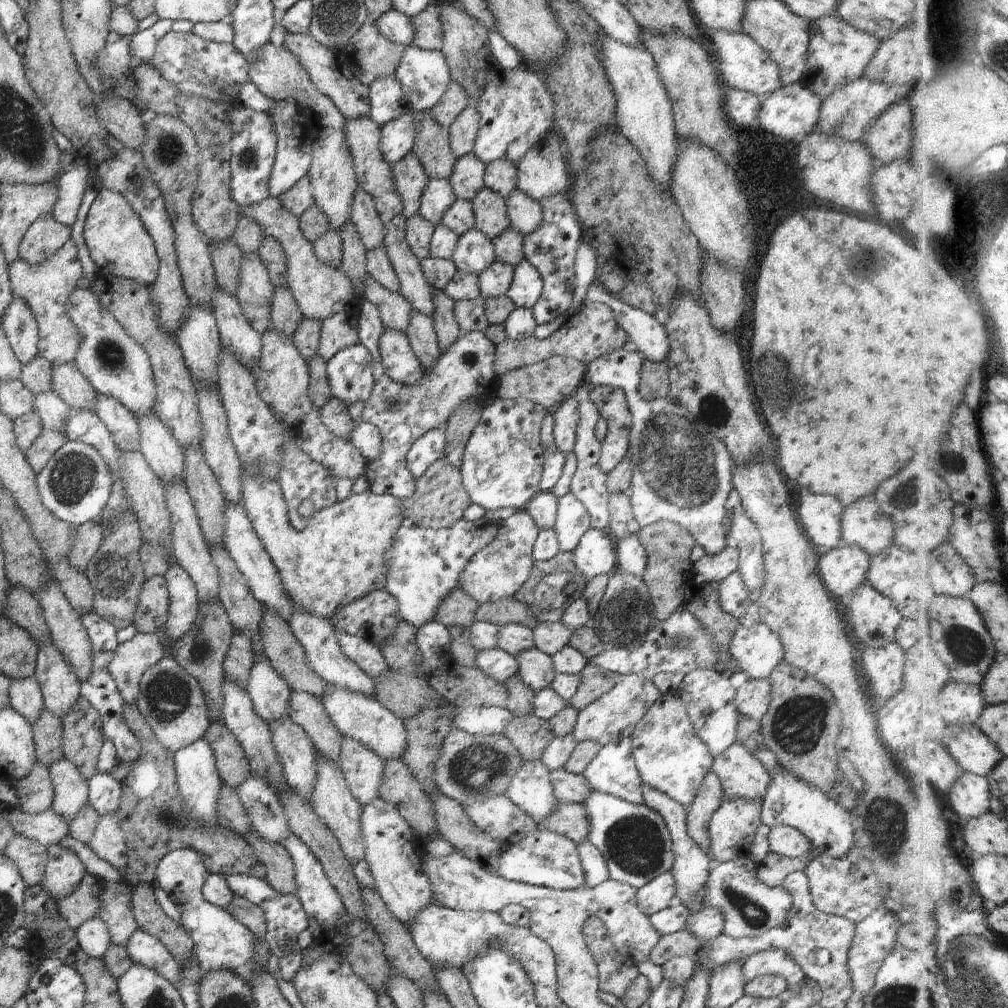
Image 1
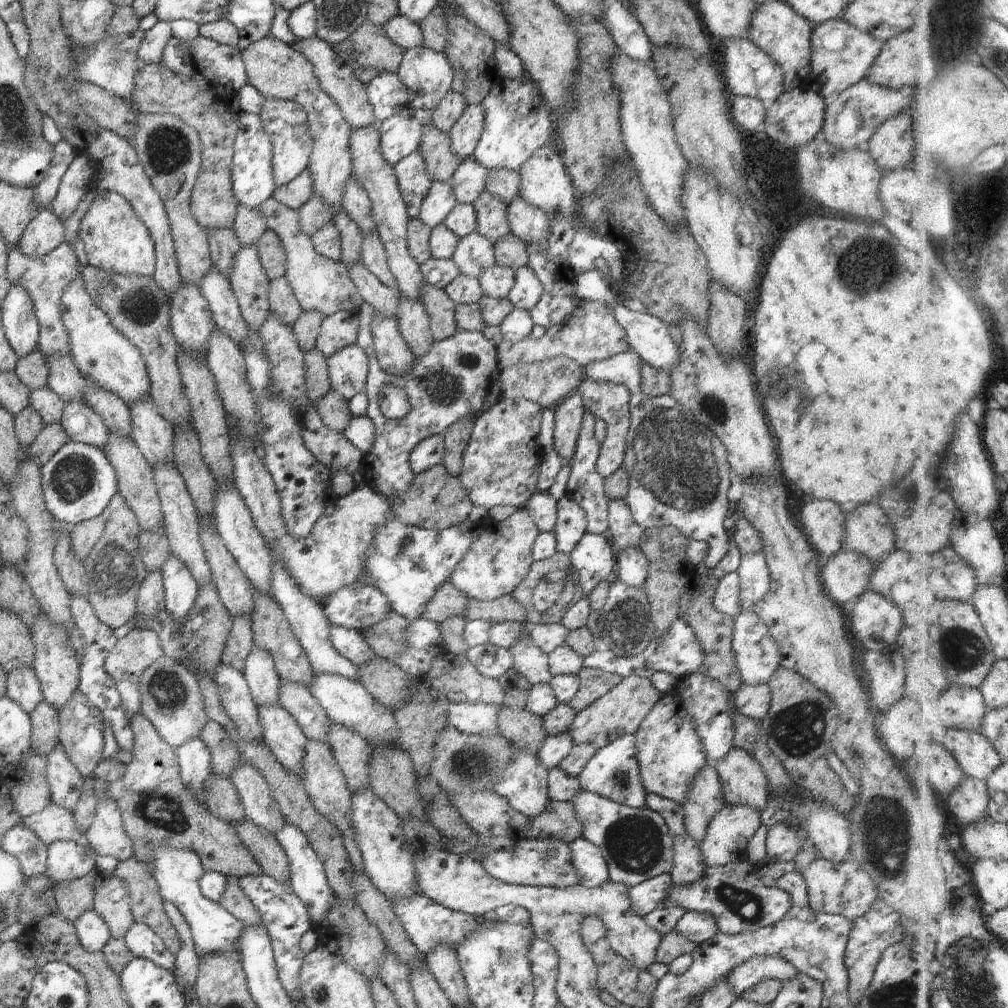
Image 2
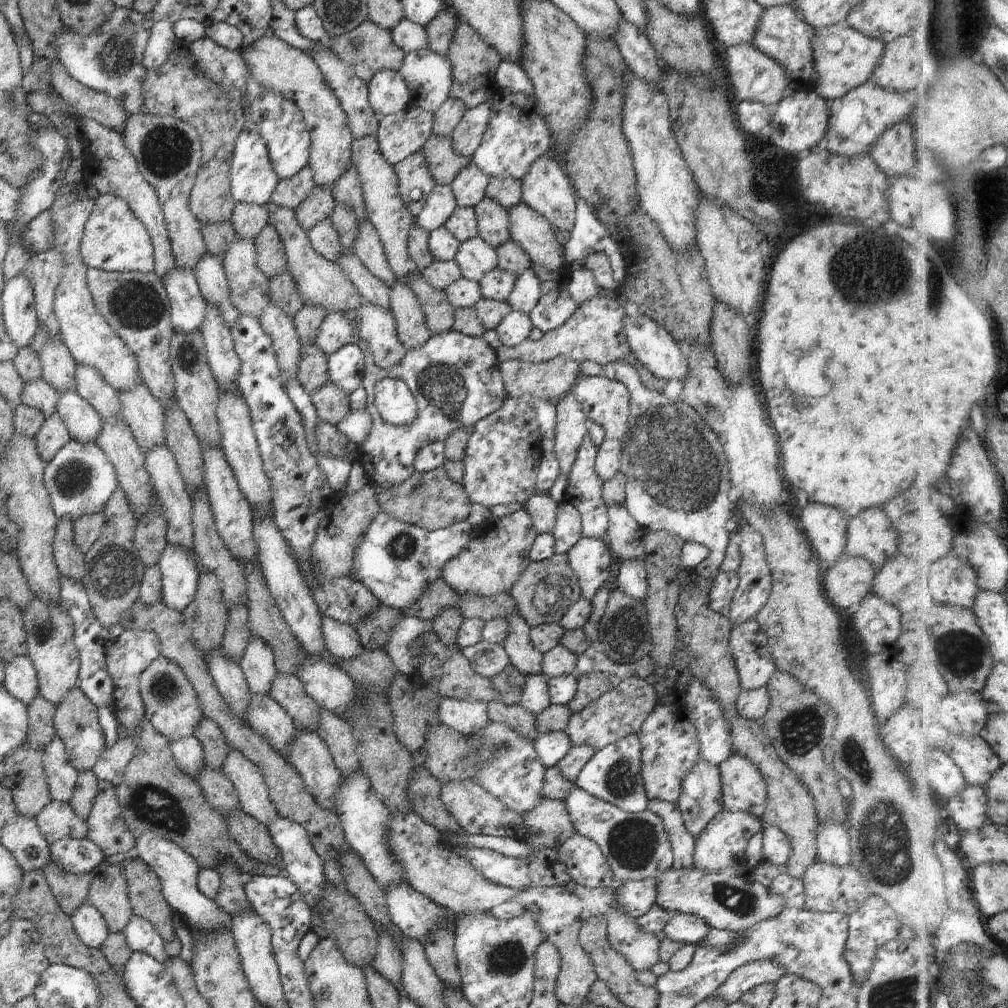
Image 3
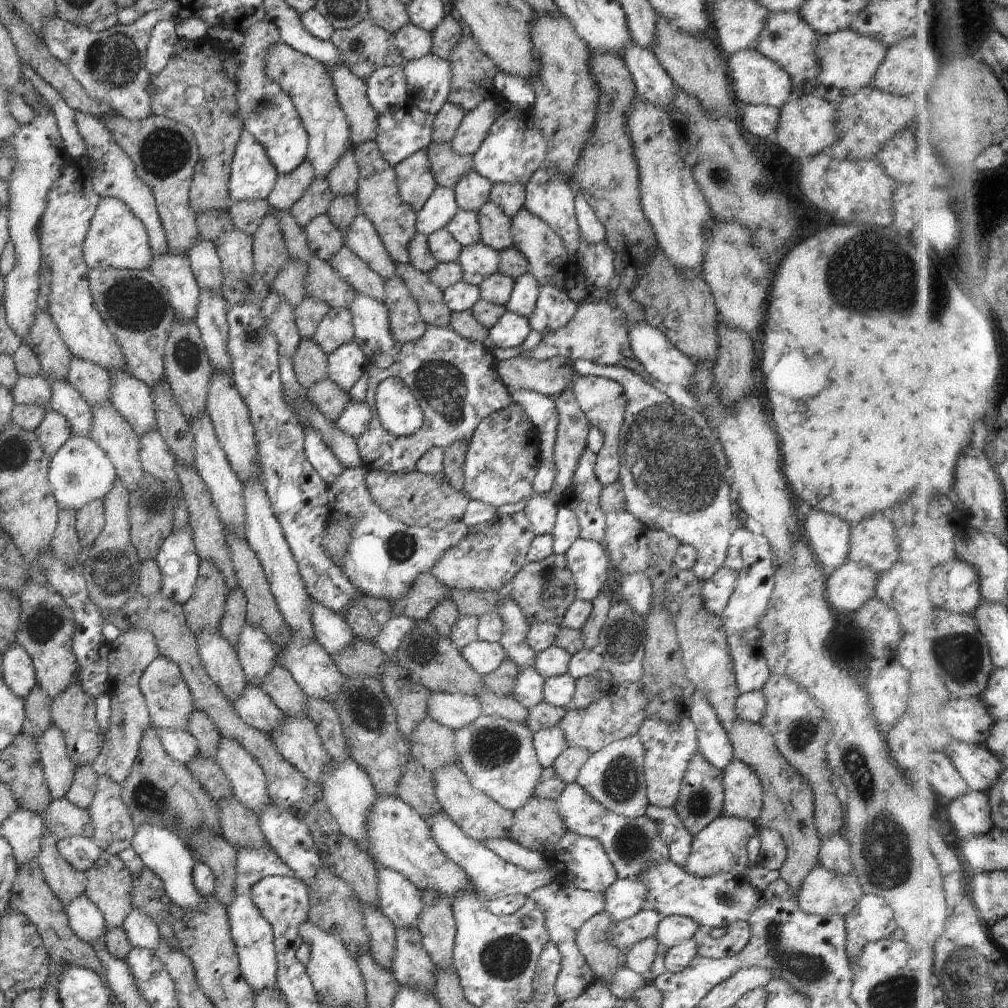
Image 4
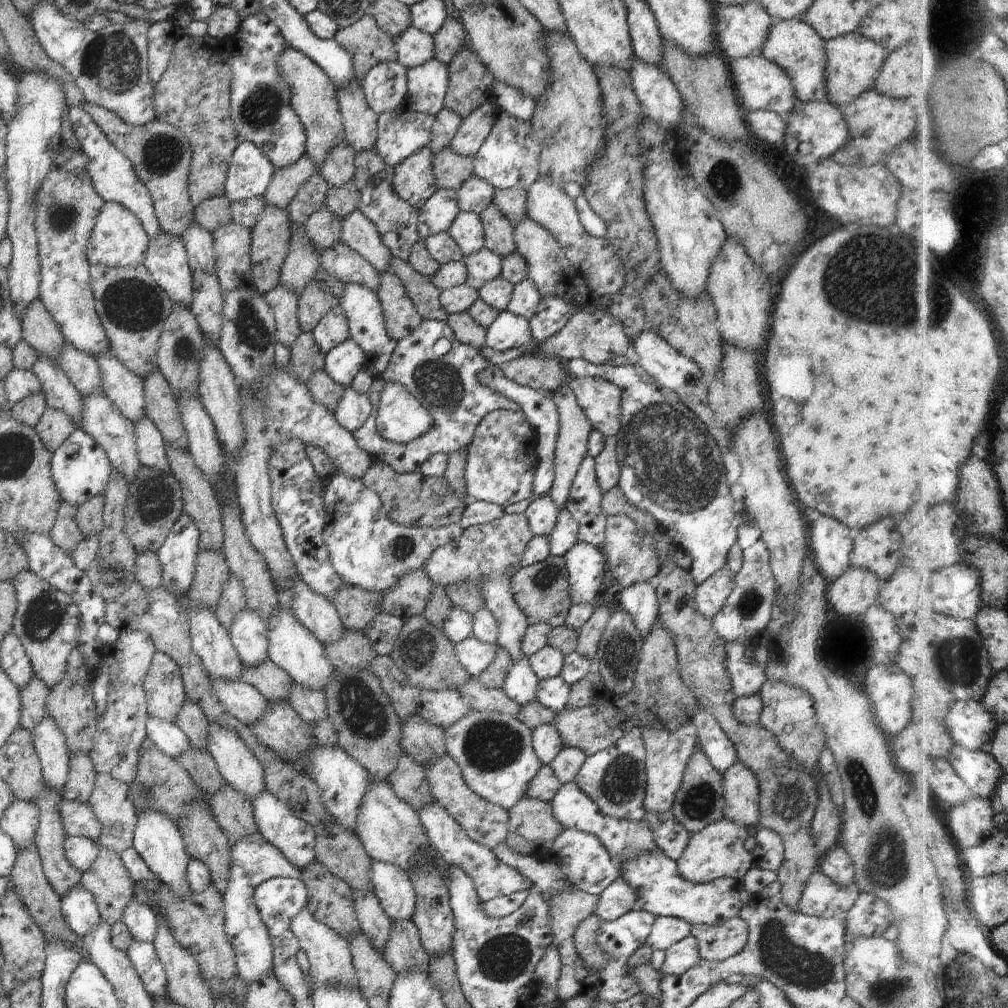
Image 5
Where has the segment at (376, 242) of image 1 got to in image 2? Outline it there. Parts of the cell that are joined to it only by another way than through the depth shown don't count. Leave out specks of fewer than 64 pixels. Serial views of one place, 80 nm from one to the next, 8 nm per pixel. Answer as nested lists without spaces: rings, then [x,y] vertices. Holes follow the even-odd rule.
[[[351,178],[346,183],[341,205],[348,216],[360,227],[364,235],[370,235],[375,231],[377,233],[376,223],[371,215],[371,200],[365,188],[362,188],[356,179]]]

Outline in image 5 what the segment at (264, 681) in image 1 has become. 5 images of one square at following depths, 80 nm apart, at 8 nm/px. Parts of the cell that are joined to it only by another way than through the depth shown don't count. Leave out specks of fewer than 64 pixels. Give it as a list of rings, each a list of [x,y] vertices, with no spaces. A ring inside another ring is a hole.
[[[246,608],[237,613],[228,634],[244,667],[269,659],[267,624],[256,611]]]

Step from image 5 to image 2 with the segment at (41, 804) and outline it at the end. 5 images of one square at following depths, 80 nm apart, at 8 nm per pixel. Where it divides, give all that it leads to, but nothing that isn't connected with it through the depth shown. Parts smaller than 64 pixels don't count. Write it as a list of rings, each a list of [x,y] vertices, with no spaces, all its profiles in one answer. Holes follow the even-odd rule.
[[[94,868],[81,879],[52,883],[57,908],[62,916],[75,923],[82,914],[93,910],[94,881],[99,871]]]

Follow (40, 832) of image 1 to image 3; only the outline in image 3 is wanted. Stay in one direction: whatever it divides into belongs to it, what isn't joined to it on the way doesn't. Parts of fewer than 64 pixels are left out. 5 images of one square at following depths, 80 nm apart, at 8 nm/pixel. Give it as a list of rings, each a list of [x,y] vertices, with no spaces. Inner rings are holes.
[[[50,801],[50,804],[45,806],[33,819],[50,845],[64,837],[87,838],[86,820],[80,818],[69,803]]]

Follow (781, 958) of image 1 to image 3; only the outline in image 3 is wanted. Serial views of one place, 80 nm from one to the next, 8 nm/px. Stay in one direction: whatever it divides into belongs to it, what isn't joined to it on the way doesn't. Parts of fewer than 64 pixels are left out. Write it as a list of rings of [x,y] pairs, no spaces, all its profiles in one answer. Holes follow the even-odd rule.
[[[771,960],[754,961],[743,964],[740,968],[732,971],[726,982],[721,984],[714,994],[729,1005],[740,1001],[741,996],[755,986],[764,983],[775,983],[779,978],[788,975],[780,963]]]

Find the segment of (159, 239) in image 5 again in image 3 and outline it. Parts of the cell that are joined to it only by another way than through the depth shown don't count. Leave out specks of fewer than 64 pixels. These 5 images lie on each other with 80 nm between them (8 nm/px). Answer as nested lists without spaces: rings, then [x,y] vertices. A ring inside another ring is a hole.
[[[174,267],[163,282],[170,303],[170,318],[176,333],[201,334],[207,304],[201,295],[194,270]]]

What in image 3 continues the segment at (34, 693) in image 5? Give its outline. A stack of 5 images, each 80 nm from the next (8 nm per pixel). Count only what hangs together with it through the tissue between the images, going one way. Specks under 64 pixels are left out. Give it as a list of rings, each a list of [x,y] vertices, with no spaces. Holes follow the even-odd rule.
[[[40,692],[27,706],[29,729],[26,742],[32,748],[44,750],[56,736],[53,721],[55,708],[55,704],[47,701]]]

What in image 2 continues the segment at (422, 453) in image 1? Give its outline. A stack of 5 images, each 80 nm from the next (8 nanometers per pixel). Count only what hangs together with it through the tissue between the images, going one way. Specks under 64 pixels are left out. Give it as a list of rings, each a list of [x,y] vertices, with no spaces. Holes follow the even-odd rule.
[[[442,434],[422,439],[409,456],[412,472],[417,475],[443,462],[445,444]]]

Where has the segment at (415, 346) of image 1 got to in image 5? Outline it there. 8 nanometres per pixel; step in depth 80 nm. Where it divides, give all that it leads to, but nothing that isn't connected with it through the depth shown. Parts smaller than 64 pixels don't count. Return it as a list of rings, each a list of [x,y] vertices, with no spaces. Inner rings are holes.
[[[379,273],[379,281],[377,297],[383,310],[385,329],[388,336],[398,342],[411,335],[423,319],[395,274]]]

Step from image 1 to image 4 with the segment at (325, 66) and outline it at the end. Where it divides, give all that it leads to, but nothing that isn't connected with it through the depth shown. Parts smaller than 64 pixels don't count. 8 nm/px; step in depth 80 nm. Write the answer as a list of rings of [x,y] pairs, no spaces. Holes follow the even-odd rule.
[[[345,64],[326,70],[347,118],[353,146],[374,141],[379,129],[379,114],[368,100],[365,80],[358,78]]]

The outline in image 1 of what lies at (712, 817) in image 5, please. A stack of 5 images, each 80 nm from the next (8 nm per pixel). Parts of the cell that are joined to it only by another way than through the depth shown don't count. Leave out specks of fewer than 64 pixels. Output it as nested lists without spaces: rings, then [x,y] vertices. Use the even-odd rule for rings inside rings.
[[[708,770],[700,786],[696,788],[696,797],[692,804],[686,808],[687,834],[706,855],[710,853],[710,820],[725,799],[718,776]]]

